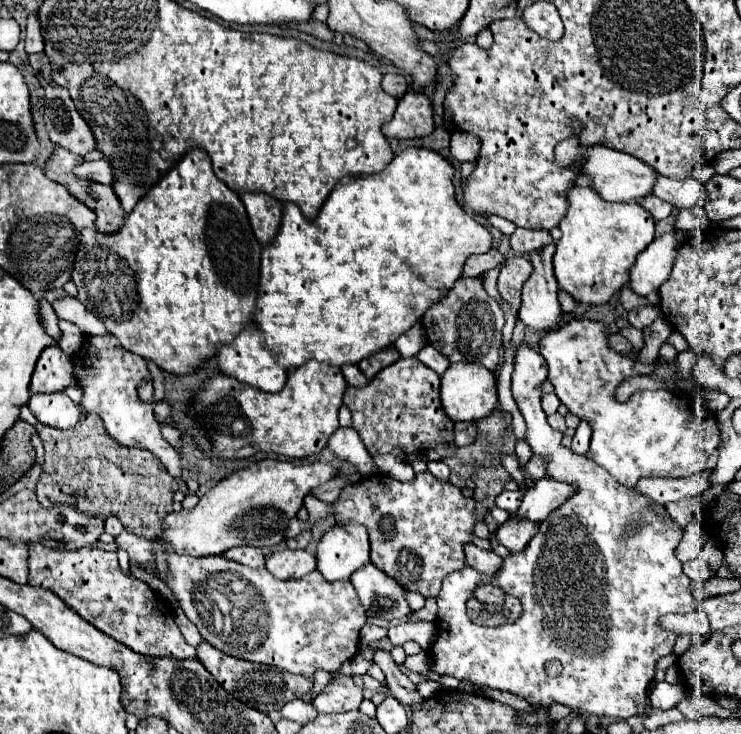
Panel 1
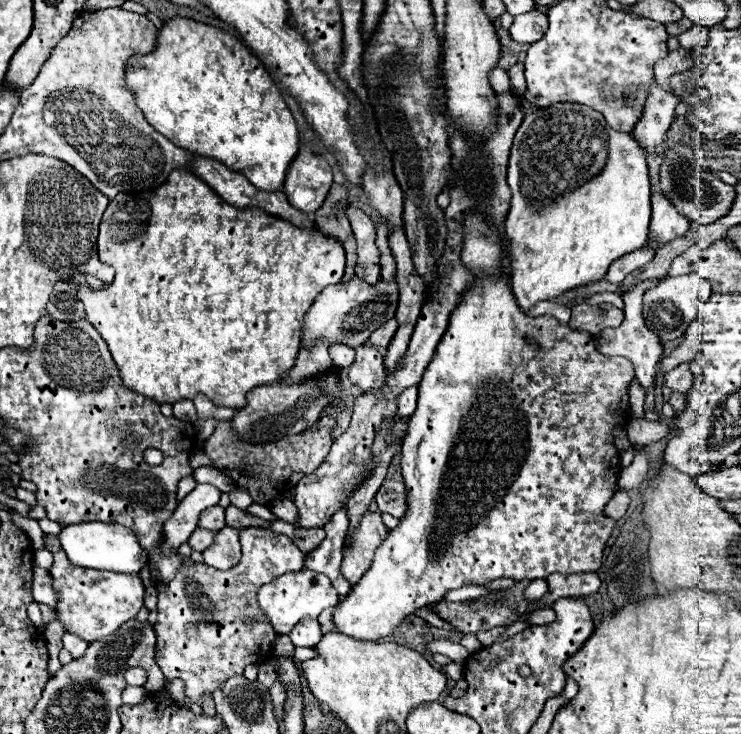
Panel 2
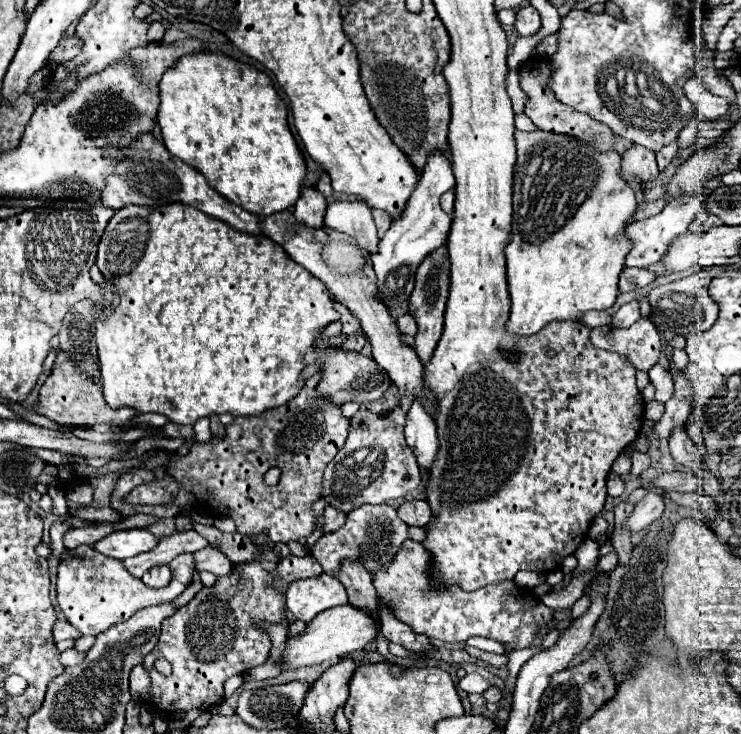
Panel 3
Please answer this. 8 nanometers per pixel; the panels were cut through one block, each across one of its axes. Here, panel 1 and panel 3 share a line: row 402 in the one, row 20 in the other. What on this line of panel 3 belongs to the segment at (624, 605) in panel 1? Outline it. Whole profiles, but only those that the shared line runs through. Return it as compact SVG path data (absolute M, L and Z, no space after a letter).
M526 6L516 14L516 30L520 36L532 36L540 30L540 14L536 8Z

